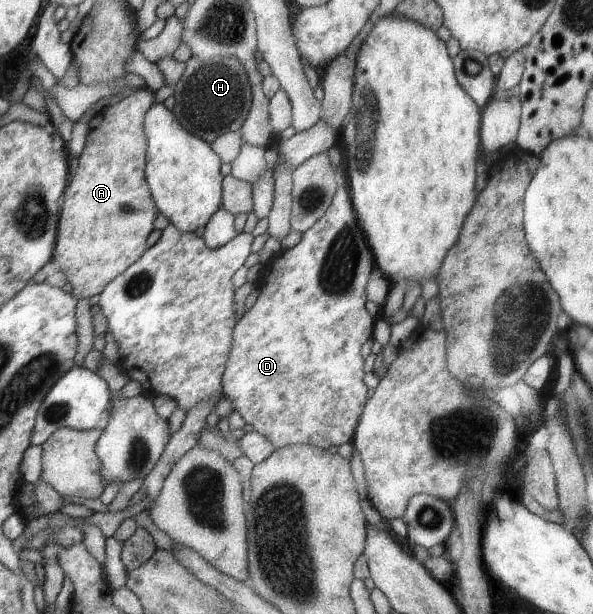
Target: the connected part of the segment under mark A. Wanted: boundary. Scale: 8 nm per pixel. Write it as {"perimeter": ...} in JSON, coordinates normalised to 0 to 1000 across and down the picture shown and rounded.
{"perimeter":[[[251,142],[238,143],[216,160],[177,176],[177,182],[162,192],[145,218],[130,277],[116,296],[116,306],[110,308],[108,342],[103,344],[88,425],[110,446],[130,487],[153,485],[174,476],[191,454],[214,441],[248,409],[245,391],[258,378],[258,362],[265,355],[263,327],[248,292],[250,221],[245,221],[243,210],[245,187],[261,163],[255,148]]]}

